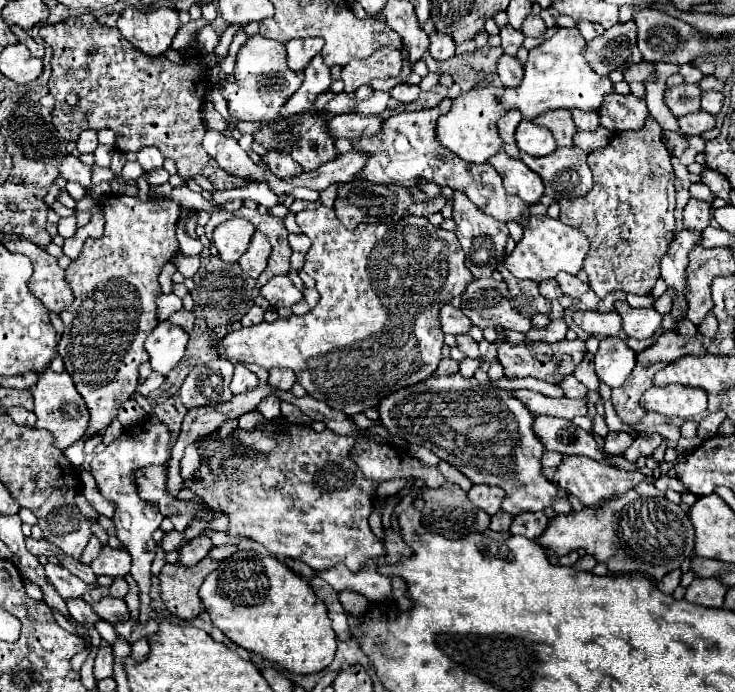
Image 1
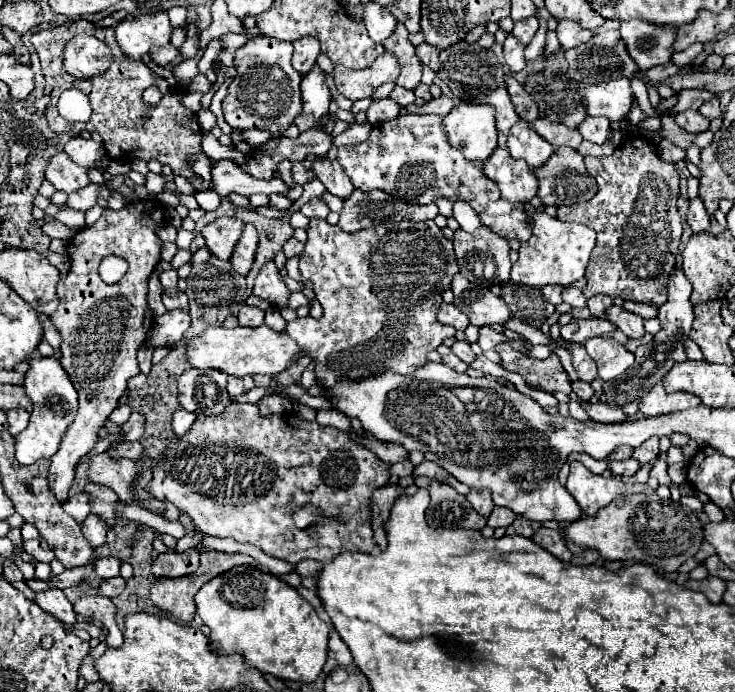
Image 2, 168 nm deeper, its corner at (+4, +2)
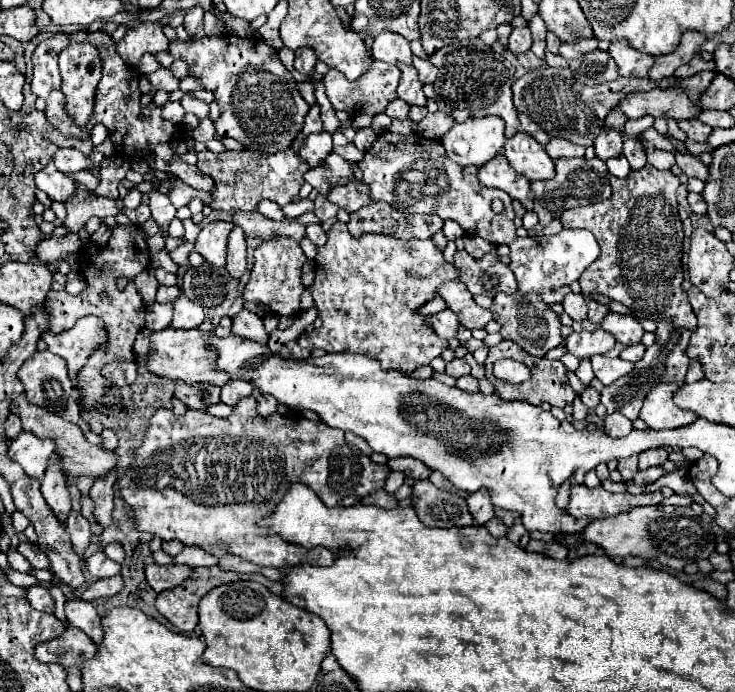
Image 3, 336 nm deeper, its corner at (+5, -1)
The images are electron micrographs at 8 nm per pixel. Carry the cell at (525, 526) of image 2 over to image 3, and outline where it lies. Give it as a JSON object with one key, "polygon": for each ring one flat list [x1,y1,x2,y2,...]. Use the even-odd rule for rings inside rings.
{"polygon":[[515,521,515,525,507,531,507,537,519,547,527,547,527,543,529,543,529,531,523,527,521,521]]}

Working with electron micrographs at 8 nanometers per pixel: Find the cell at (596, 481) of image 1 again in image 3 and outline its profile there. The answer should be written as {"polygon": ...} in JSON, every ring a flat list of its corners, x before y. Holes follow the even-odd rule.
{"polygon":[[571,485,571,499,567,513,573,517,589,517,589,519,605,519,609,515,617,515,621,511,627,511,633,505,655,505,661,503,663,495,661,491,655,493,609,493,599,487,587,487,587,485]]}

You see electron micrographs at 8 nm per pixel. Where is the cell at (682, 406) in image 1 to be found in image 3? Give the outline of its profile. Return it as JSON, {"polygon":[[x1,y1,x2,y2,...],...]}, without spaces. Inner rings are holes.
{"polygon":[[661,383,649,391,649,395,643,401,643,407,639,411,639,419,643,419,651,429,675,429,689,425,697,419,693,411,679,409,673,403,673,393,677,387,669,383]]}

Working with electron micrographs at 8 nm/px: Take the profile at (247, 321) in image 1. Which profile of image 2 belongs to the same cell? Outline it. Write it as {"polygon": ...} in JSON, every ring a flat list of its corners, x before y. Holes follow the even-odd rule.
{"polygon":[[244,304,238,312,238,322,240,322,240,326,250,326,250,328,262,326,264,324,264,312,256,306,246,306]]}

